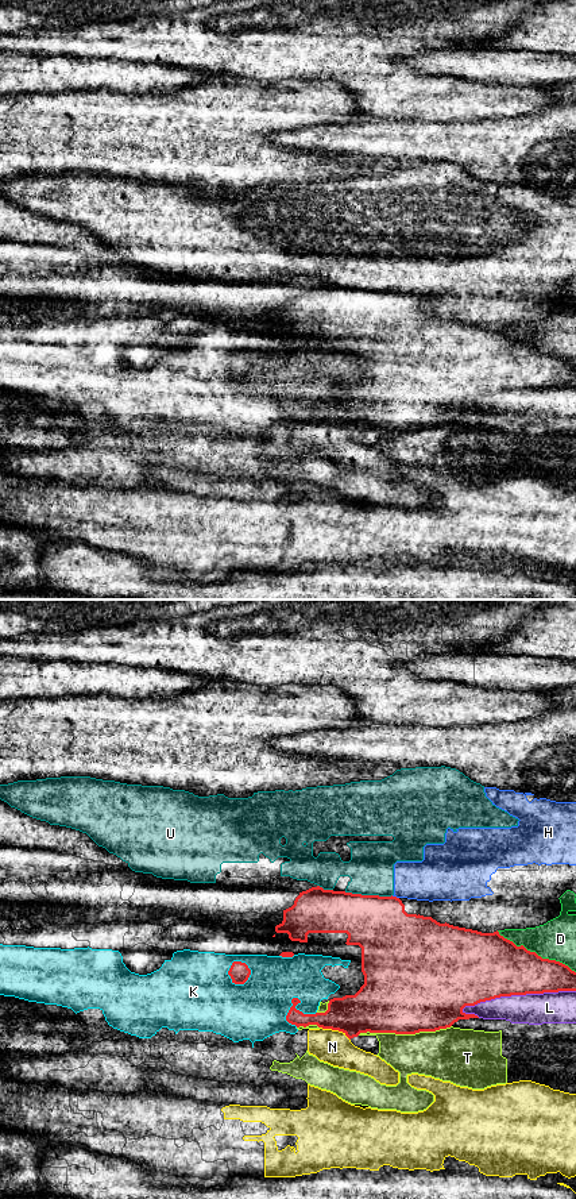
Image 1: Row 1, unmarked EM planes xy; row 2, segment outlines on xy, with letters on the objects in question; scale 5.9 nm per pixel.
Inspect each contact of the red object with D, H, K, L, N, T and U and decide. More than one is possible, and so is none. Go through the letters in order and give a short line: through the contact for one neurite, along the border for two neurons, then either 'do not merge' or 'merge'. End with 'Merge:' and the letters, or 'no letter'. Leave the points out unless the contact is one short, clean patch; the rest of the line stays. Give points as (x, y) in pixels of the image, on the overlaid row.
D: do not merge
H: line xy (391, 895), (398, 898); do not merge
K: do not merge
L: do not merge
N: line xy (320, 1026), (337, 1029), (350, 1040); do not merge
T: do not merge
U: do not merge
Merge: no letter

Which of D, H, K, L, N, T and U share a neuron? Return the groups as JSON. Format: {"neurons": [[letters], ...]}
{"neurons": [["D"], ["H", "U"], ["K", "T"], ["L"], ["N"]]}

